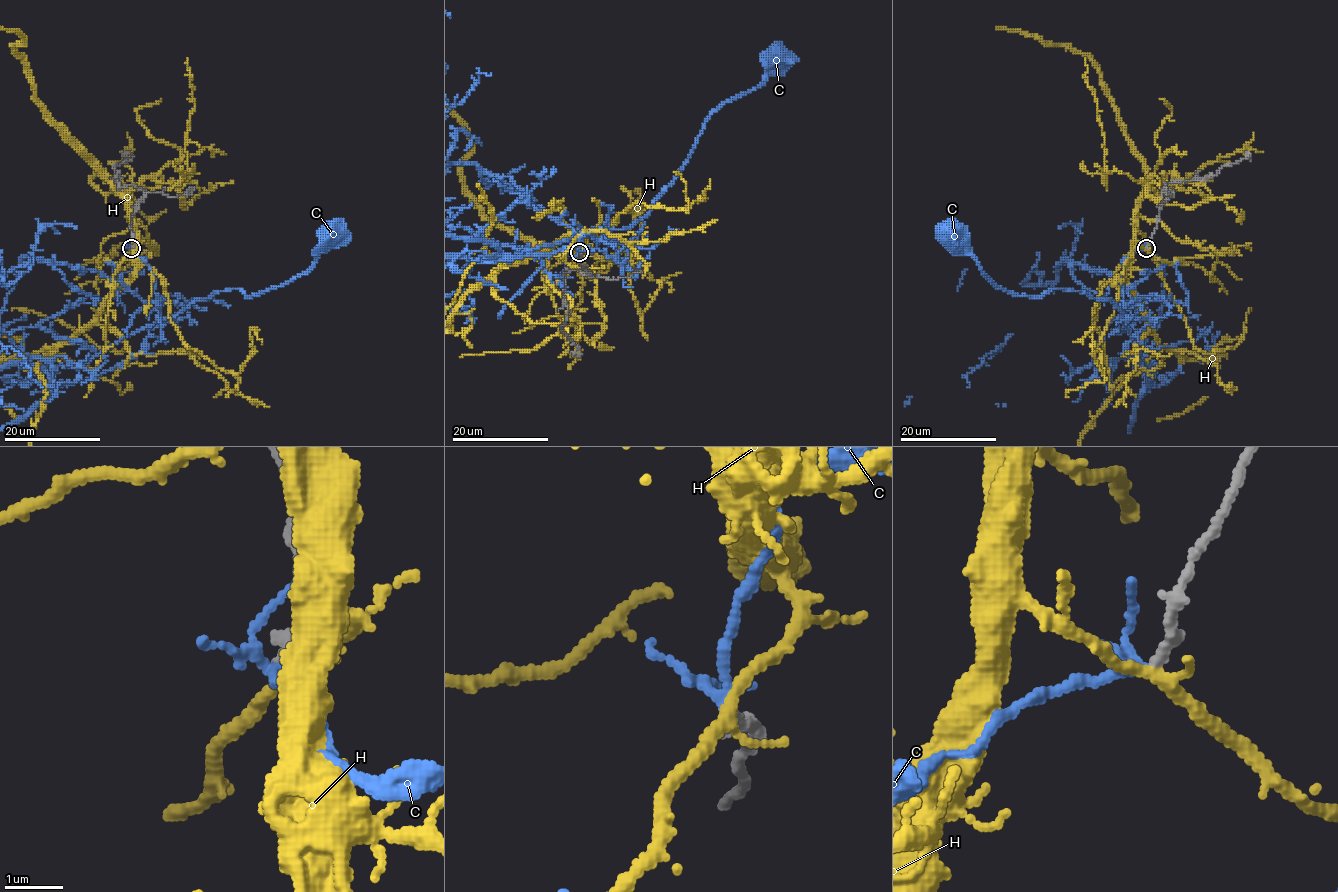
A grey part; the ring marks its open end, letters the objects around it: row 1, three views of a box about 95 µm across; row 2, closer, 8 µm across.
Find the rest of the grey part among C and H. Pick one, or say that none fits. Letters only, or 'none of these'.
C

